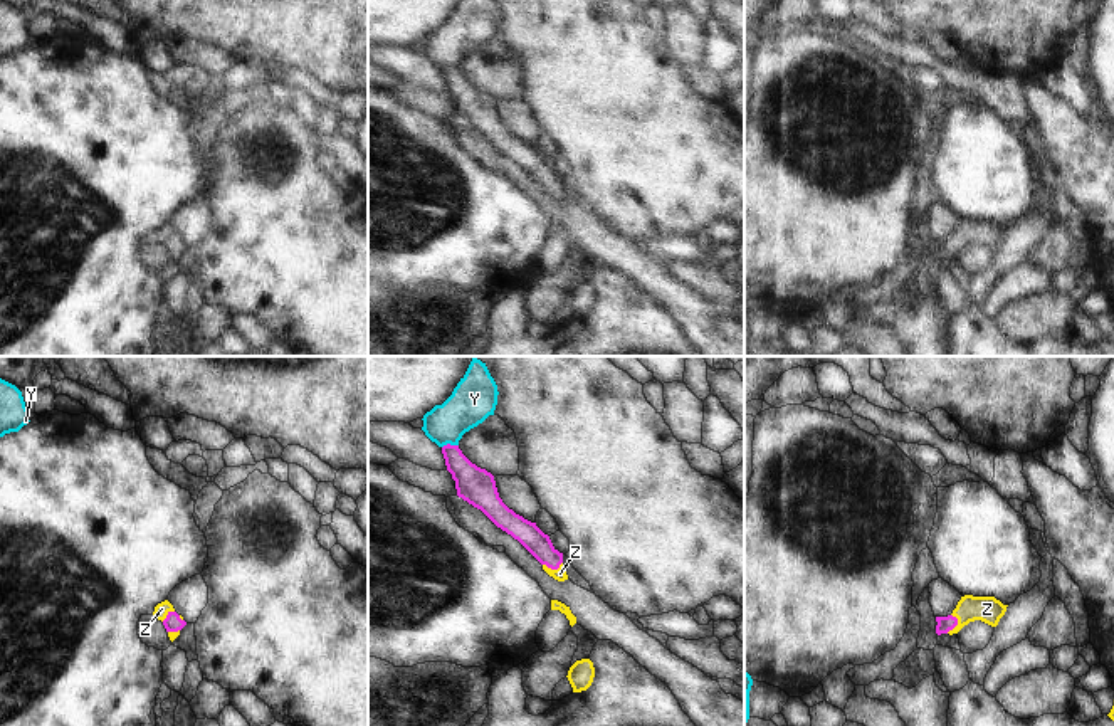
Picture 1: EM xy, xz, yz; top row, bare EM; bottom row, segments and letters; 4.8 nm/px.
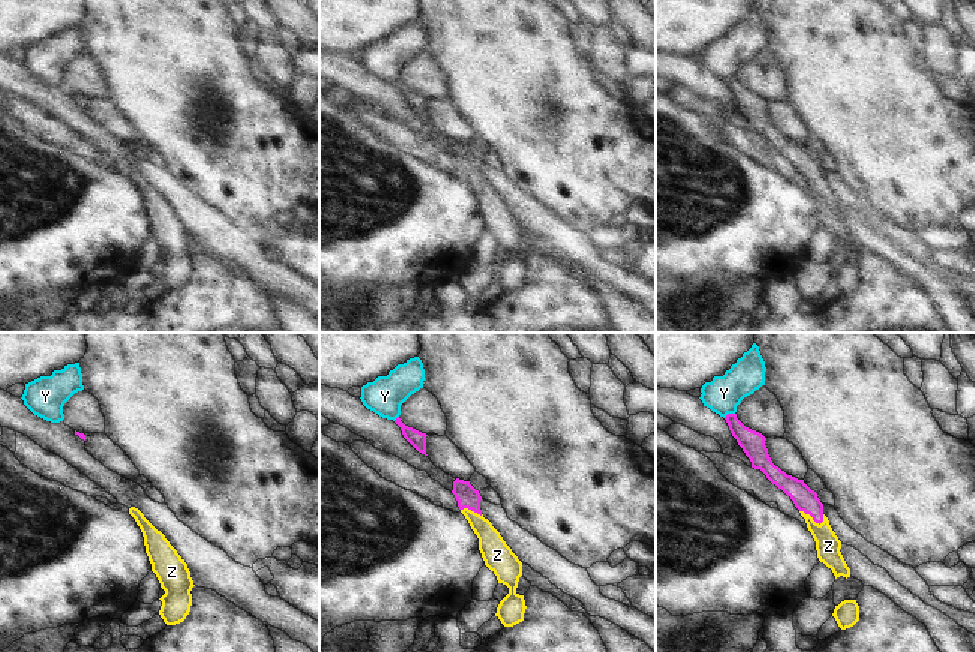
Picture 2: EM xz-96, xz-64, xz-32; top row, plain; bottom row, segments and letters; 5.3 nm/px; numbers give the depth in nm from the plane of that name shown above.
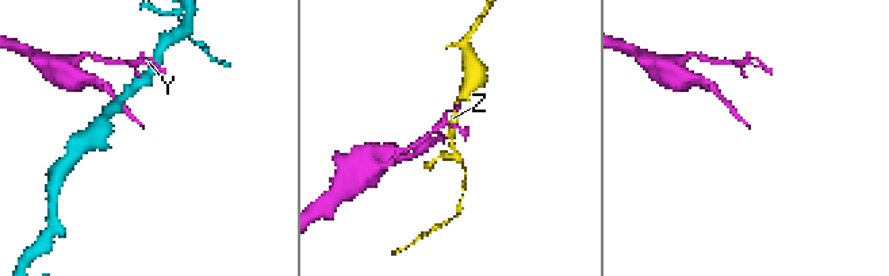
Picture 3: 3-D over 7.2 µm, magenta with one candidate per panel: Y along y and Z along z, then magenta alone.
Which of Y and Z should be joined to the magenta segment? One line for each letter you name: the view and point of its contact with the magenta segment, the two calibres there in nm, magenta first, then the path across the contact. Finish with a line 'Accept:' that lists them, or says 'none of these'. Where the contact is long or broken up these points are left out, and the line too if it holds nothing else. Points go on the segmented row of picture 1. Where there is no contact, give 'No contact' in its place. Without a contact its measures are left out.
Z: Touches magenta at yz (956, 624). Thickness 80 nm (magenta) against 130 nm. Path across: yz (945, 624), (956, 624), (972, 609), (987, 609)
Accept: Z

